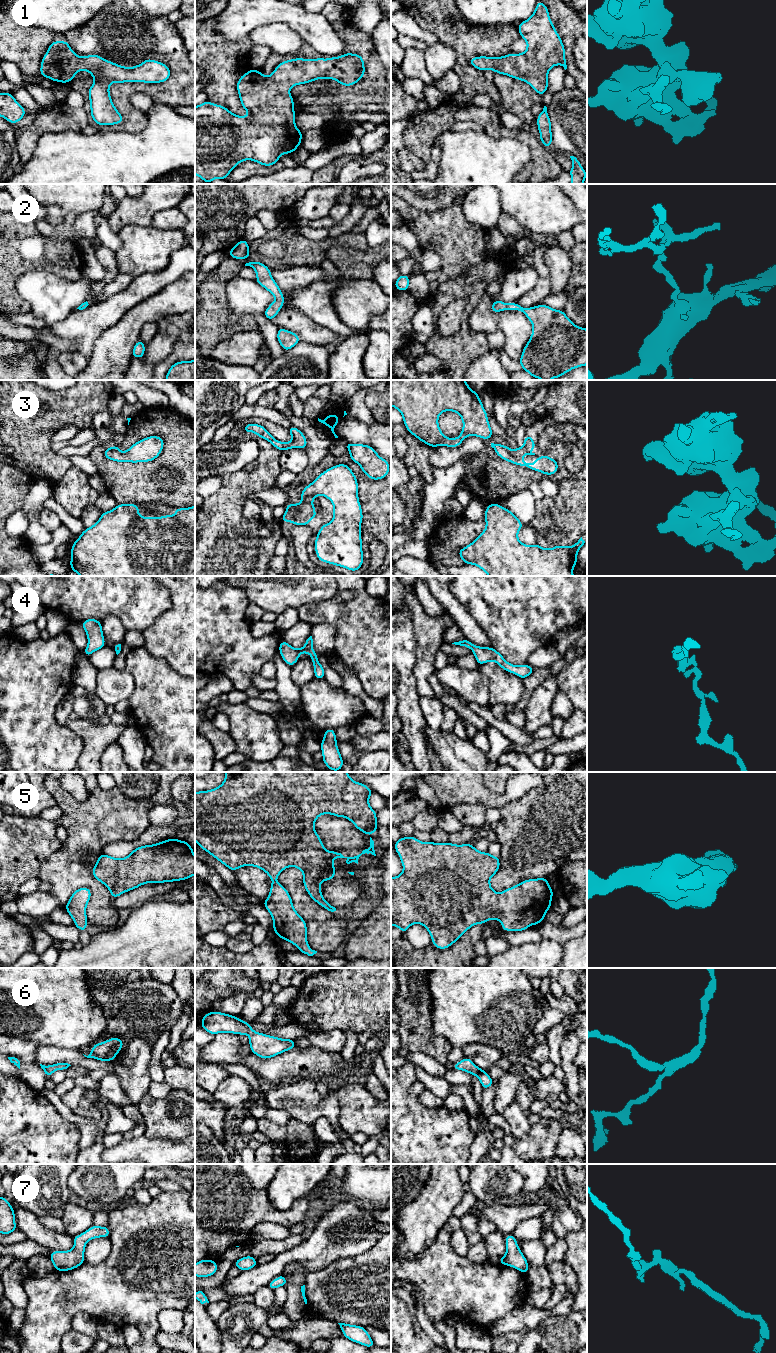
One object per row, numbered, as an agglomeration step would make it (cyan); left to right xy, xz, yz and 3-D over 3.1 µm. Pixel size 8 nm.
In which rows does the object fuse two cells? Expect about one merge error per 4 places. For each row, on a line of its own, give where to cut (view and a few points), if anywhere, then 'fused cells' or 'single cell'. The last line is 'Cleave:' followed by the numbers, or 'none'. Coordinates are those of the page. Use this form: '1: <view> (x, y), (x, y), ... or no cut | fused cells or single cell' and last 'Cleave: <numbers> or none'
1: no cut | single cell
2: no cut | single cell
3: yz (501, 445), (511, 455), (520, 457) | fused cells
4: no cut | single cell
5: no cut | single cell
6: no cut | single cell
7: no cut | single cell
Cleave: 3

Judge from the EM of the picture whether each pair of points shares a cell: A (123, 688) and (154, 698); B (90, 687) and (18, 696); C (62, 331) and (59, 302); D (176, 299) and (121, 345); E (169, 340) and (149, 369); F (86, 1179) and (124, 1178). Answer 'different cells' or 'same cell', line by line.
A: different cells
B: different cells
C: different cells
D: same cell
E: same cell
F: same cell

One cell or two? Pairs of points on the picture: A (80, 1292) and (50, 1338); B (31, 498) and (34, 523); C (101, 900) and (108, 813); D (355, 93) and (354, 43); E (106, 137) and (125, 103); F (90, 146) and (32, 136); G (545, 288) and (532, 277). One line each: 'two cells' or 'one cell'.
A: one cell
B: one cell
C: one cell
D: one cell
E: two cells
F: two cells
G: two cells

